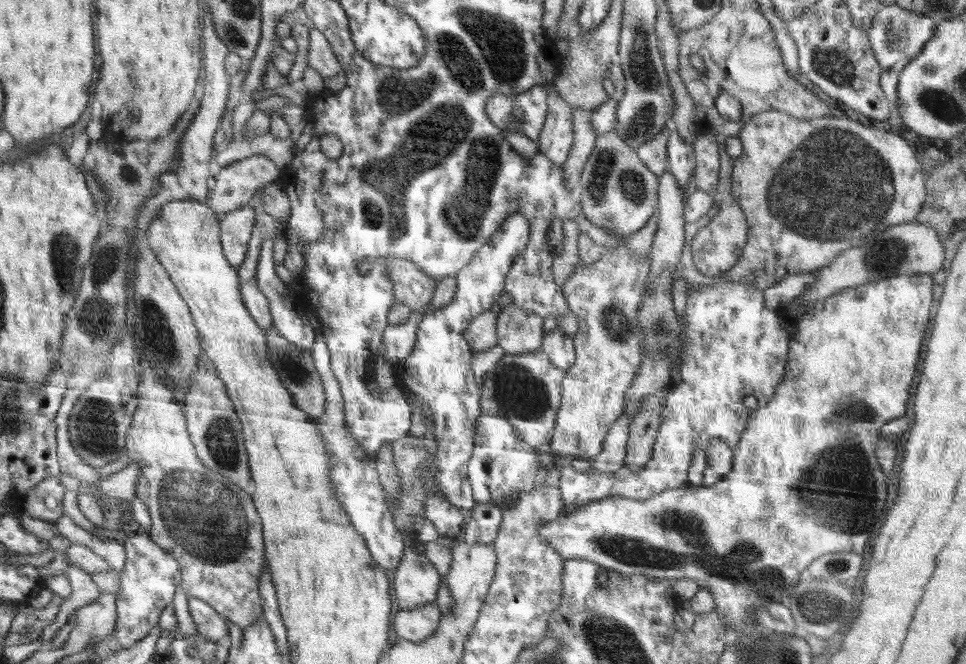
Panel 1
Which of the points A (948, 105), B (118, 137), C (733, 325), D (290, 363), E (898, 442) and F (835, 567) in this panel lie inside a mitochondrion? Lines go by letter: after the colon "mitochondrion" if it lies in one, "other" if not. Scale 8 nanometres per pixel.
A: mitochondrion
B: other
C: other
D: mitochondrion
E: other
F: mitochondrion

